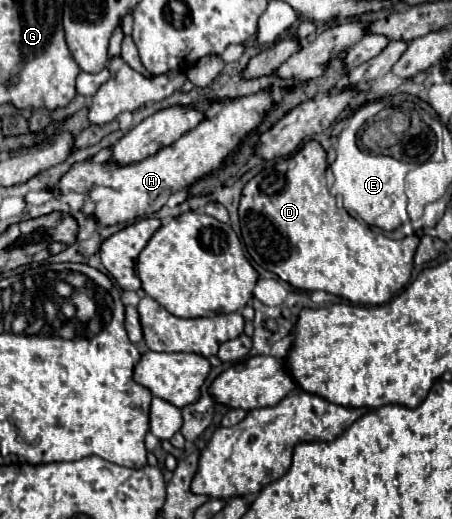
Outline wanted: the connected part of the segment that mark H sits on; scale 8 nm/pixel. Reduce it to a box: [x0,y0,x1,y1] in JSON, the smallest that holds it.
[53,91,271,227]

